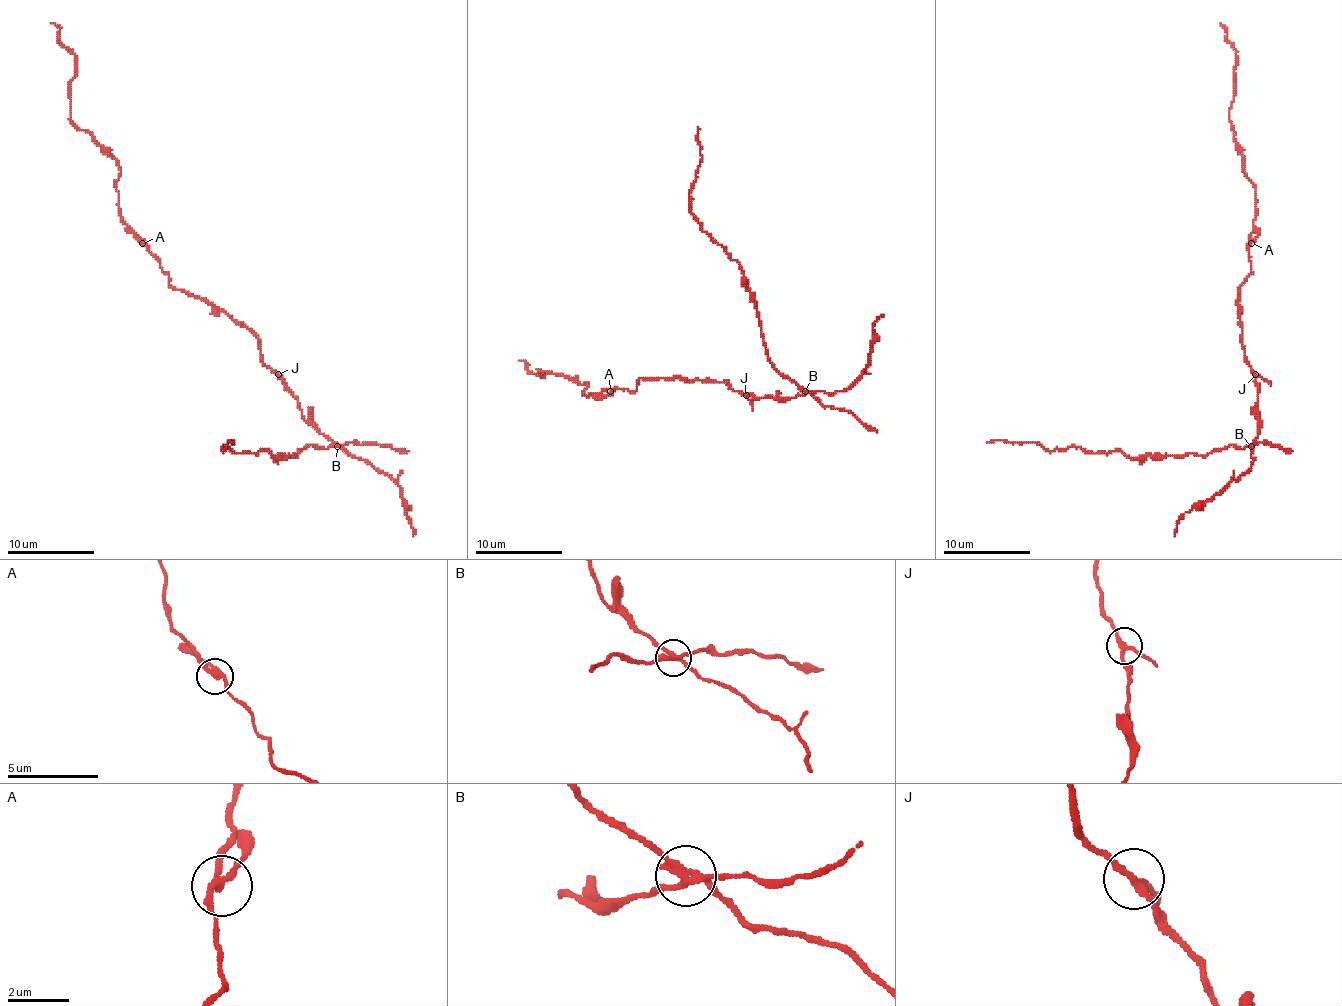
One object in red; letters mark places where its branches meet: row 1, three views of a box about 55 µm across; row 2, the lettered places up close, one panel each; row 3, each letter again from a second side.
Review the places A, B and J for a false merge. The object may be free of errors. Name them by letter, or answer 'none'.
B

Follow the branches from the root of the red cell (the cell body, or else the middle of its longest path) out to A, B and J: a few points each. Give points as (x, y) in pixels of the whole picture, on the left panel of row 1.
A: (260, 353), (258, 340), (245, 326), (236, 324), (208, 302), (175, 289), (169, 283), (160, 261), (142, 243)
B: (260, 353), (260, 359), (297, 401), (302, 416), (337, 447)
J: (260, 353), (260, 359), (278, 374)

